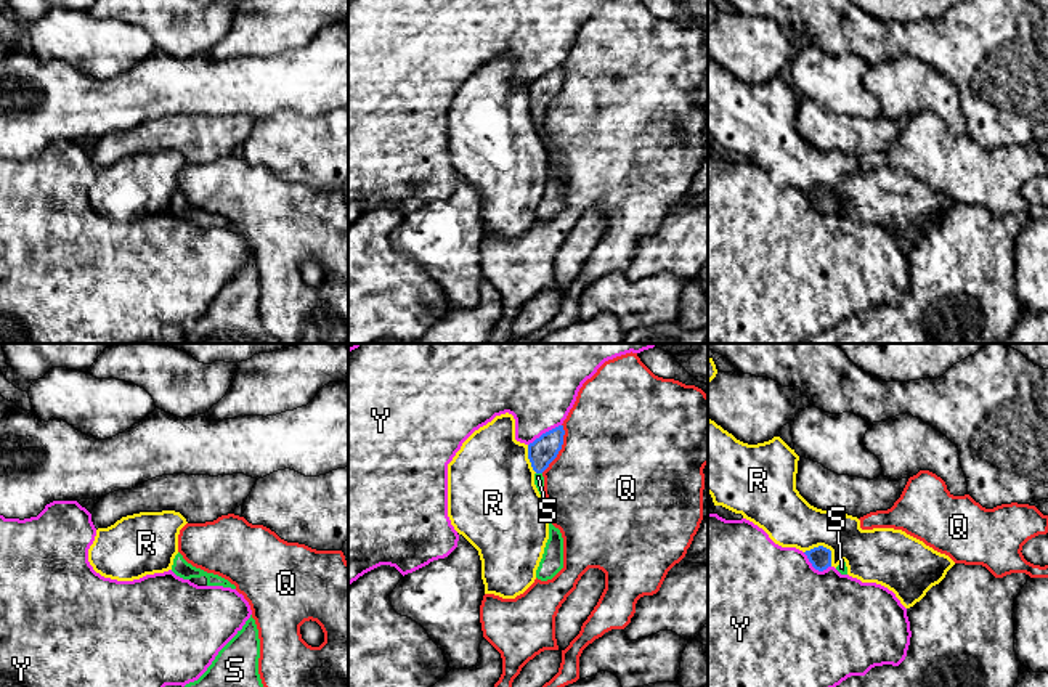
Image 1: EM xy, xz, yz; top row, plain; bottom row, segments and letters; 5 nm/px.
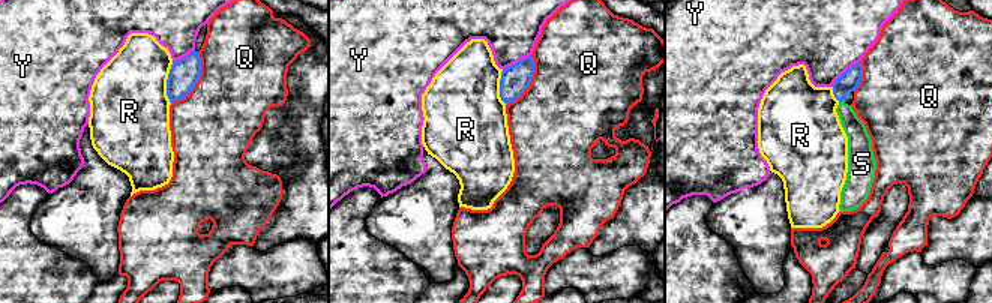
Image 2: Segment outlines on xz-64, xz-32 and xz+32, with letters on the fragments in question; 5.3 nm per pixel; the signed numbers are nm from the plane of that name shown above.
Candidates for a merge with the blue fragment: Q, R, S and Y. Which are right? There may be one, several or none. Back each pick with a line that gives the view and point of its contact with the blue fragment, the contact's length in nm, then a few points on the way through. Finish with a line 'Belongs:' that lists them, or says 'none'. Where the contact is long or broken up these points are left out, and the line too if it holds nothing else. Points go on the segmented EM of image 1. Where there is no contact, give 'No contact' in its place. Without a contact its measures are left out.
S: Touches blue at xz (540, 472). Shared border 30 nm. Path across: xz (543, 450), (540, 472), (538, 477)
Belongs: S

